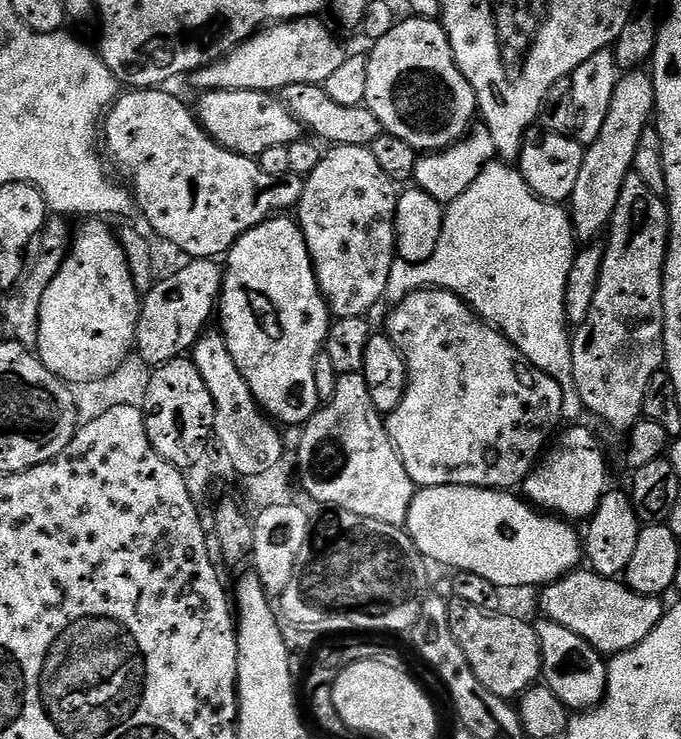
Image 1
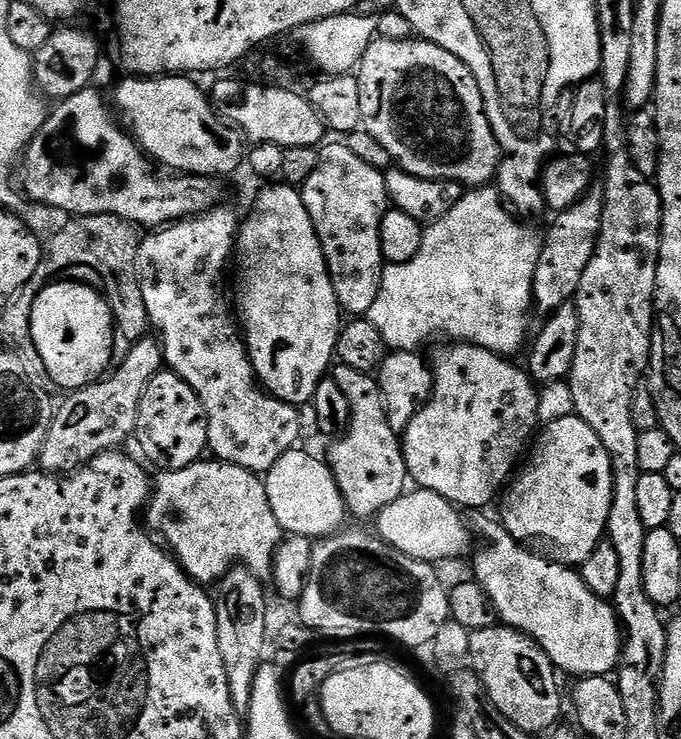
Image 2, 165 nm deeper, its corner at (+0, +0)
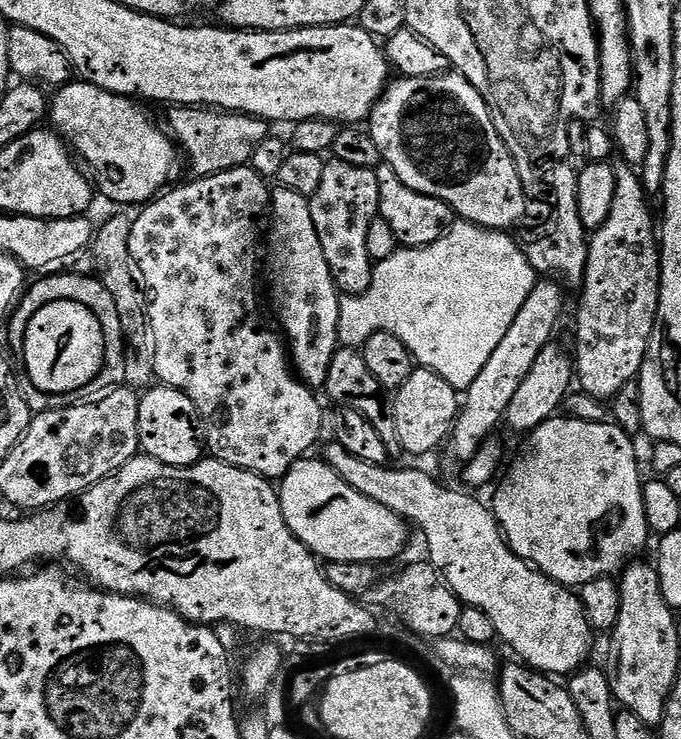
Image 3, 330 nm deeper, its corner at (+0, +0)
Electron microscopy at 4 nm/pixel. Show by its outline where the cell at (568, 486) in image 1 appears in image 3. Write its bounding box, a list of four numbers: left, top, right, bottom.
[490,414,650,590]

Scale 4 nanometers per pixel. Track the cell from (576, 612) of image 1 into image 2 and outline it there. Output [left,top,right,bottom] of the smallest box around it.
[471,514,624,678]

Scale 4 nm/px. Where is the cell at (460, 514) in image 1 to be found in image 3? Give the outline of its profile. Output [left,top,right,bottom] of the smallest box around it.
[278,458,409,565]

